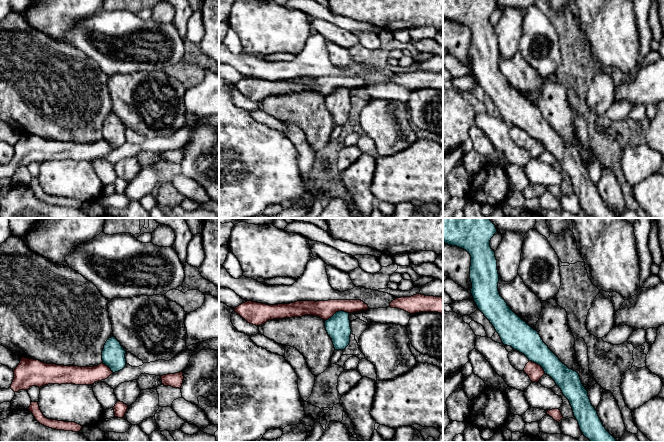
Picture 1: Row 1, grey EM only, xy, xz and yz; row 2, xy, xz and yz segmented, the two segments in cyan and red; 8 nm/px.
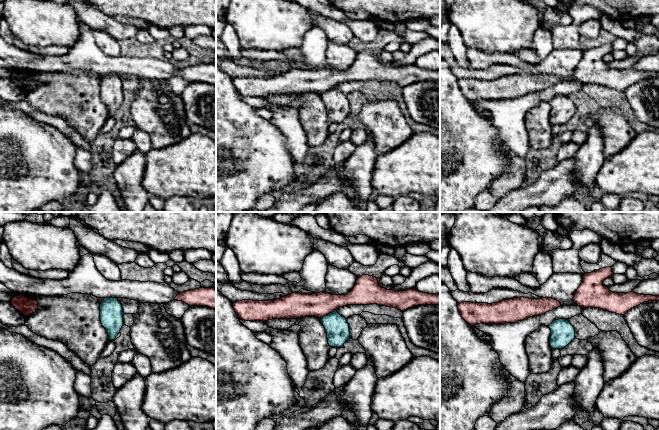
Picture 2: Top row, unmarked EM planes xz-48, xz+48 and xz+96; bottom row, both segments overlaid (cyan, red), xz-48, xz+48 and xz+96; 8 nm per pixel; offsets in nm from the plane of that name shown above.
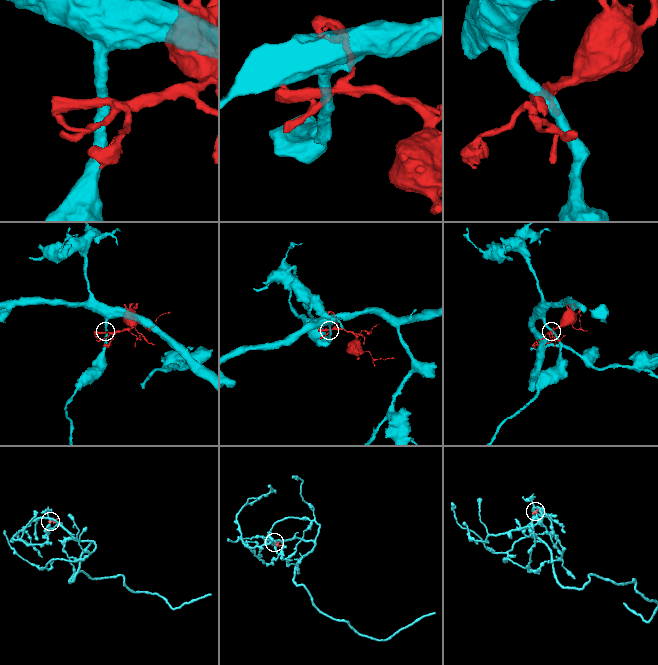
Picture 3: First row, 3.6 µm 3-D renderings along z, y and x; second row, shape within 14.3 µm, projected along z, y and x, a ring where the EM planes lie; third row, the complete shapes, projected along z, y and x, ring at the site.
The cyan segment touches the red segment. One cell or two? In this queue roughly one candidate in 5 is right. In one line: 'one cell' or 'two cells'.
two cells

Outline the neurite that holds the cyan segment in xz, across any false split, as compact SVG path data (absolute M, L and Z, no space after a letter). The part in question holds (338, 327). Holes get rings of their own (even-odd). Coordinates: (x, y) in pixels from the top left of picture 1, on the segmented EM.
M336 312L325 321L325 328L332 339L335 350L344 350L350 343L351 327L349 313Z

